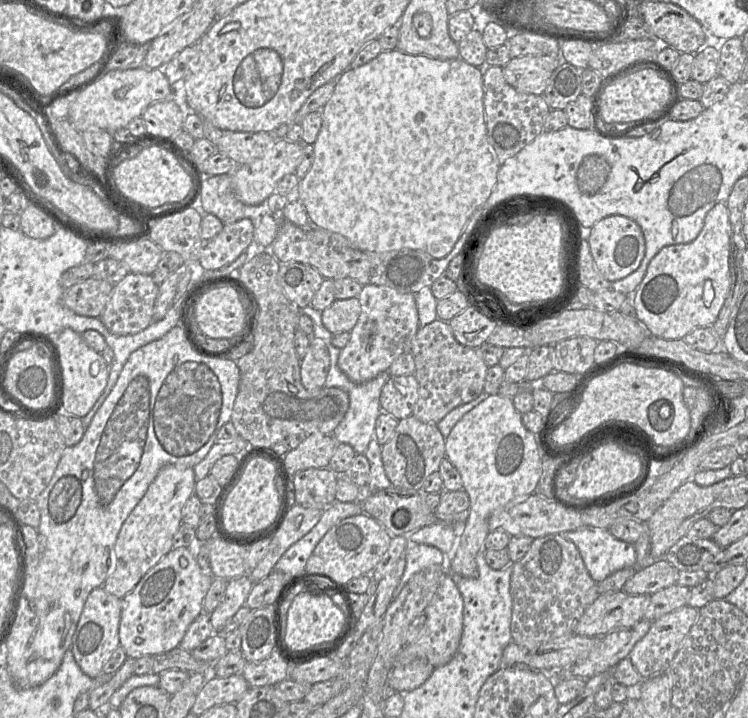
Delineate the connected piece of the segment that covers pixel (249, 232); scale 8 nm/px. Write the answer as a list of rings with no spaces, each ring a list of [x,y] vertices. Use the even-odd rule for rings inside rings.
[[[249,218],[224,224],[222,231],[209,241],[204,241],[198,263],[204,270],[215,270],[229,265],[246,251],[253,241],[254,225]]]

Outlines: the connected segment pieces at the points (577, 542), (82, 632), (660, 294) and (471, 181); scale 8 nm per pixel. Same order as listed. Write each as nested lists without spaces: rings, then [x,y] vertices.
[[[582,526],[577,530],[562,532],[560,535],[578,548],[587,571],[597,583],[618,570],[636,565],[635,545],[615,538],[608,529]]]
[[[103,587],[92,590],[84,604],[70,649],[80,669],[92,679],[97,679],[103,673],[104,664],[120,646],[121,611],[122,599],[108,593]]]
[[[719,202],[707,212],[696,239],[689,243],[665,246],[653,257],[642,282],[632,295],[637,319],[650,334],[666,340],[683,339],[698,327],[713,326],[731,287],[730,238],[729,211],[725,202]]]
[[[398,49],[382,50],[369,62],[356,68],[348,67],[336,81],[334,91],[322,108],[323,120],[314,147],[314,160],[297,185],[299,200],[304,204],[312,226],[346,237],[356,248],[369,252],[414,249],[436,259],[446,257],[464,231],[473,214],[490,196],[501,163],[488,140],[484,107],[483,68],[473,66],[460,57],[440,60],[410,55]]]

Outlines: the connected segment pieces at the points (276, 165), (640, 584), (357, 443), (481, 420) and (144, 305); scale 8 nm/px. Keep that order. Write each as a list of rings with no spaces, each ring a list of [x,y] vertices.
[[[285,137],[277,138],[273,145],[251,163],[238,165],[229,174],[232,177],[232,190],[236,197],[247,205],[257,205],[276,191],[277,183],[288,173],[294,173],[303,159],[304,144],[291,142]]]
[[[665,559],[637,569],[623,586],[623,591],[631,595],[652,595],[676,584],[679,571]]]
[[[311,305],[300,308],[301,314],[307,315],[313,321],[313,336],[322,340],[330,355],[330,369],[326,378],[325,387],[337,387],[348,392],[349,394],[349,408],[339,425],[332,432],[332,437],[337,443],[344,443],[350,445],[356,454],[364,454],[370,464],[370,479],[367,488],[362,489],[364,493],[377,493],[380,490],[385,490],[392,487],[392,484],[384,471],[382,457],[381,457],[381,446],[375,437],[376,420],[381,410],[380,395],[383,386],[390,379],[388,371],[381,372],[375,378],[364,382],[355,383],[351,381],[338,367],[338,358],[341,349],[335,347],[332,344],[333,334],[324,326],[322,322],[322,311],[316,310]]]
[[[500,394],[489,395],[484,401],[467,412],[452,428],[445,439],[446,458],[458,470],[463,490],[468,494],[470,507],[463,534],[457,539],[453,555],[446,555],[445,571],[463,577],[478,577],[476,555],[490,533],[488,520],[497,509],[504,509],[513,501],[525,499],[535,493],[542,475],[542,460],[539,455],[537,436],[528,431],[522,422],[522,414],[514,407],[511,398]]]
[[[128,273],[113,285],[112,292],[99,318],[105,327],[115,335],[130,335],[144,330],[153,322],[158,286],[151,275]]]

